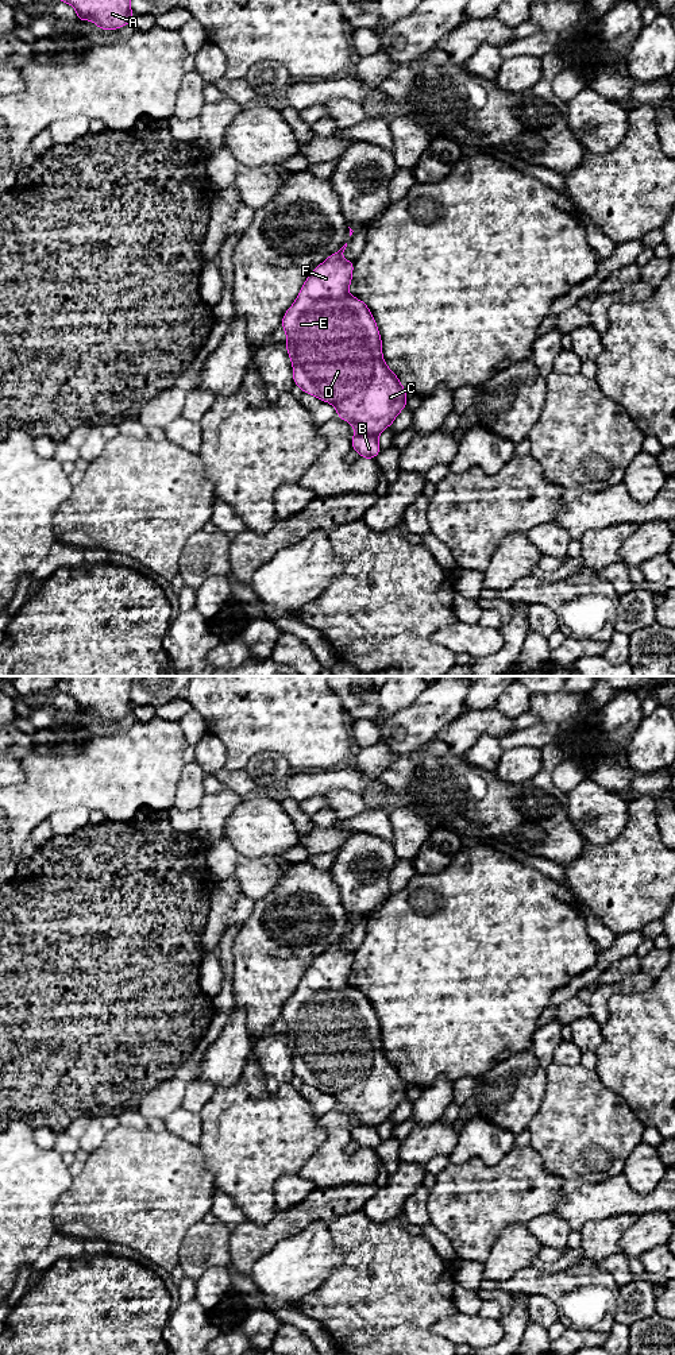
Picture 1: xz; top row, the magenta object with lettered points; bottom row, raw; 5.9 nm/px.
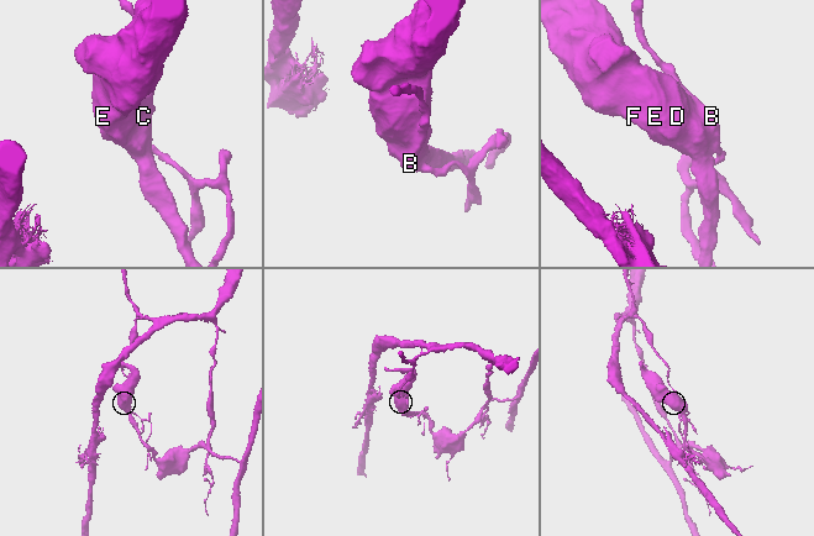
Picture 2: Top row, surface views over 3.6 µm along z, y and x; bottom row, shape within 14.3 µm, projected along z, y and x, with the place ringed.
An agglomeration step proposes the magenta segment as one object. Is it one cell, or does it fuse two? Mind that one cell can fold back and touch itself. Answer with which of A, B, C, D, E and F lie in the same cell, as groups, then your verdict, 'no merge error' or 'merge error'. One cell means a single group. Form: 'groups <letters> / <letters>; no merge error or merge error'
groups A B / C D E F; merge error

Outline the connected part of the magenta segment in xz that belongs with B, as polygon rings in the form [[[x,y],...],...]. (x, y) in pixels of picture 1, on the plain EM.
[[[355,1124],[351,1130],[352,1140],[355,1140],[360,1149],[375,1150],[375,1147],[382,1142],[378,1135],[378,1127],[373,1126],[359,1126]]]

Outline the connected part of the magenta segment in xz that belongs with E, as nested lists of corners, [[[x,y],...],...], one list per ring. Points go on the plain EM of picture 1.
[[[347,934],[313,960],[281,1018],[286,1023],[294,1076],[333,1096],[338,1108],[350,1113],[355,1124],[379,1127],[406,1099],[409,1084],[383,1051],[382,1030],[371,1001],[348,984],[354,953],[343,950],[346,938]]]

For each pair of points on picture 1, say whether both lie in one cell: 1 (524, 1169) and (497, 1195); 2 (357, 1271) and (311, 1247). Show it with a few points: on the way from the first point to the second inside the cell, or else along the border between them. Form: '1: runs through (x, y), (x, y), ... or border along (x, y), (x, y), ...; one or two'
1: runs through (517, 1176), (504, 1189); one
2: border along (330, 1232), (339, 1250), (340, 1263), (320, 1286); two

